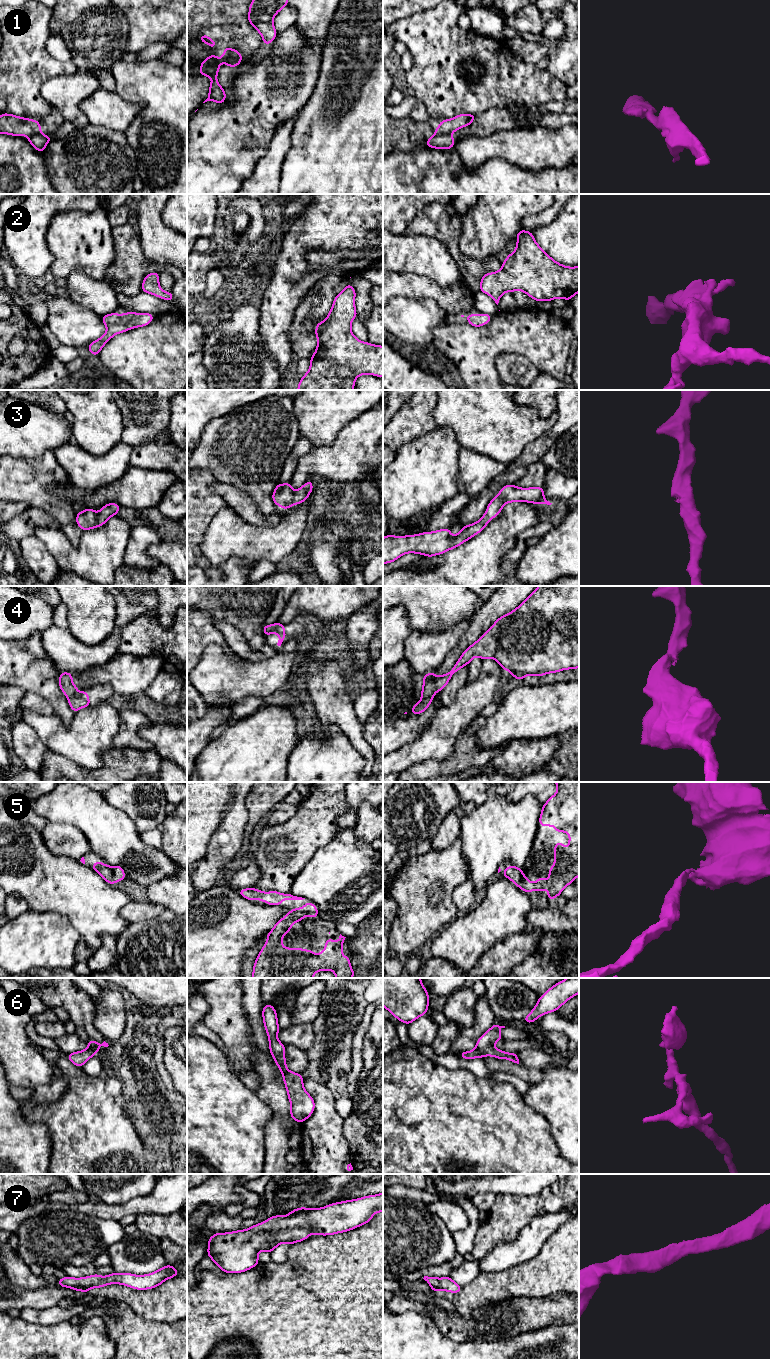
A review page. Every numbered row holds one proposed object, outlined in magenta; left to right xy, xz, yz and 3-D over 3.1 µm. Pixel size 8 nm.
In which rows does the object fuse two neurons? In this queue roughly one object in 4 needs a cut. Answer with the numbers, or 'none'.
1, 6

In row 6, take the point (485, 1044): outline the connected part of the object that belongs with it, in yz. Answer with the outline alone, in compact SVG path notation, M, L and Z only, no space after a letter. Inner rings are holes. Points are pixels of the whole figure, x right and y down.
M494 1023L493 1026L486 1031L476 1042L476 1049L483 1056L492 1056L498 1059L508 1059L514 1063L519 1064L518 1052L517 1053L507 1053L498 1050L494 1047L494 1043L504 1039L500 1034L500 1029L505 1028L505 1026L499 1026Z

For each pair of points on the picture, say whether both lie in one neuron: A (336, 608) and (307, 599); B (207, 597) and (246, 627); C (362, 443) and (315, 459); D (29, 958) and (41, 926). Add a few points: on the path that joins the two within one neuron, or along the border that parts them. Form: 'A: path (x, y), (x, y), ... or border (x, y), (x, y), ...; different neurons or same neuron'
A: path (329, 601), (327, 599), (314, 599); same neuron
B: path (217, 597), (238, 617); same neuron
C: path (350, 454), (345, 459), (327, 459); same neuron
D: path (29, 950), (29, 944), (39, 934); same neuron

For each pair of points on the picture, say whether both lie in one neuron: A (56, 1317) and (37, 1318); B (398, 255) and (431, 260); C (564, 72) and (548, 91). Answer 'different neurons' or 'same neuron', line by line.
A: same neuron
B: same neuron
C: different neurons

